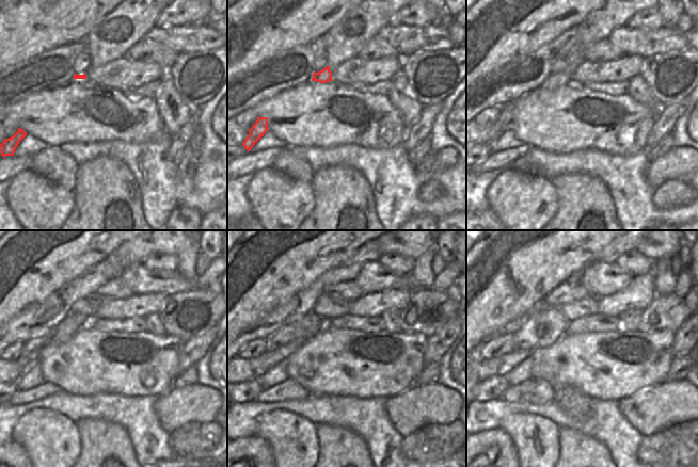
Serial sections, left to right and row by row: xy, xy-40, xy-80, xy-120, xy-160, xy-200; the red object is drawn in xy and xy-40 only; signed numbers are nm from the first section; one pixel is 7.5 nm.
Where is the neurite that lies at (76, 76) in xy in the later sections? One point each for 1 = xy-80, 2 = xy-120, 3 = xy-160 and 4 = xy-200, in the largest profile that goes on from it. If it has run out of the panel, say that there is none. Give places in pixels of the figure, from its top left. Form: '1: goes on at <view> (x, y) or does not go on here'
1: goes on at xy-80 (555, 80)
2: goes on at xy-120 (74, 322)
3: goes on at xy-160 (304, 328)
4: goes on at xy-200 (544, 327)

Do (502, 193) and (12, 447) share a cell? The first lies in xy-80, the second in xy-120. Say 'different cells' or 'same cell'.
different cells

